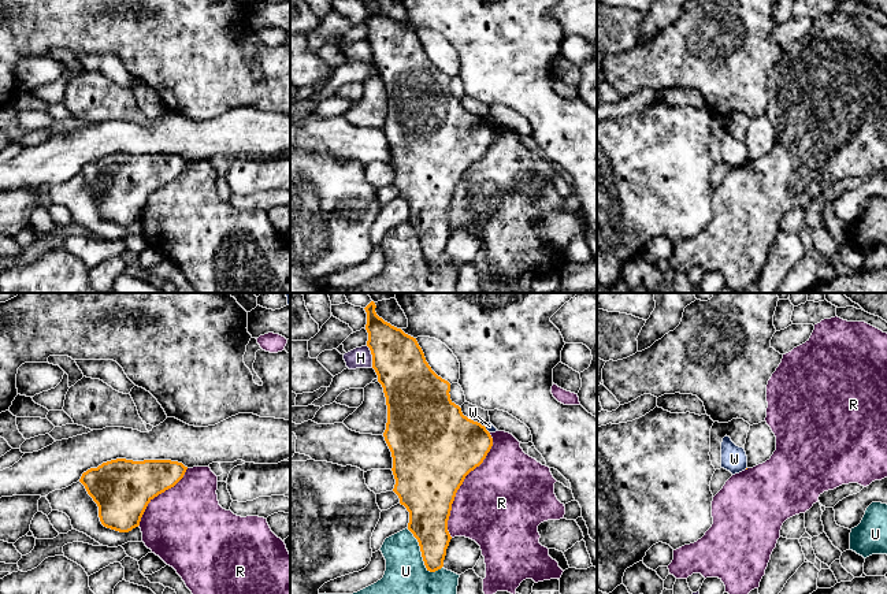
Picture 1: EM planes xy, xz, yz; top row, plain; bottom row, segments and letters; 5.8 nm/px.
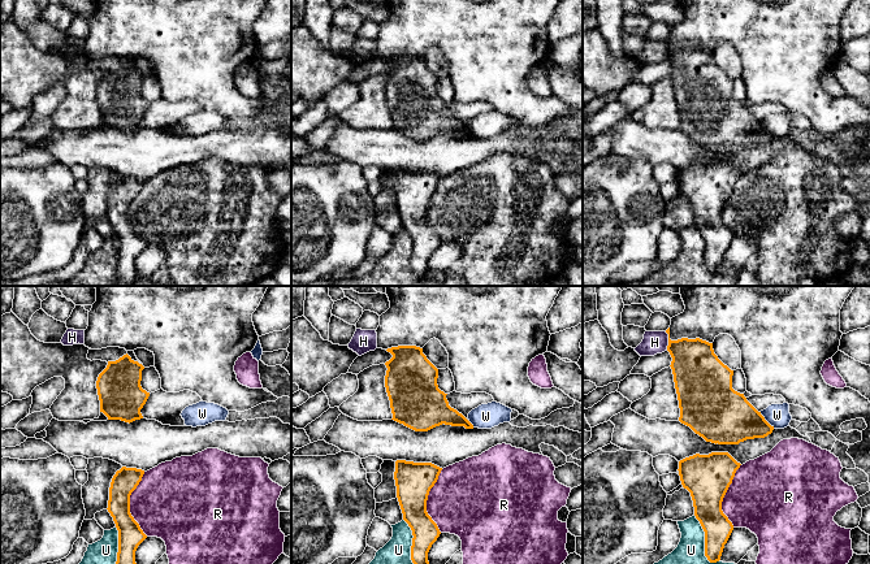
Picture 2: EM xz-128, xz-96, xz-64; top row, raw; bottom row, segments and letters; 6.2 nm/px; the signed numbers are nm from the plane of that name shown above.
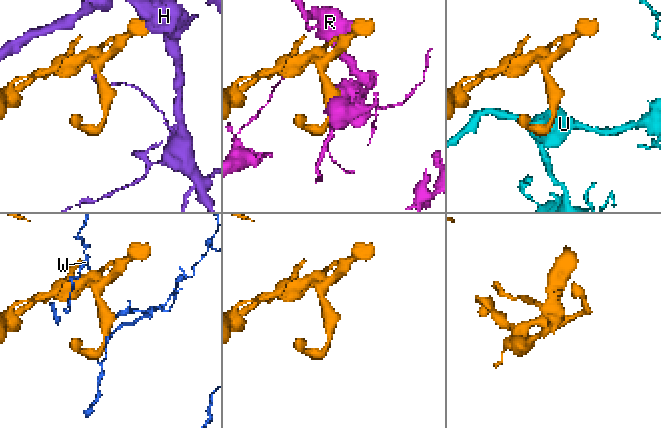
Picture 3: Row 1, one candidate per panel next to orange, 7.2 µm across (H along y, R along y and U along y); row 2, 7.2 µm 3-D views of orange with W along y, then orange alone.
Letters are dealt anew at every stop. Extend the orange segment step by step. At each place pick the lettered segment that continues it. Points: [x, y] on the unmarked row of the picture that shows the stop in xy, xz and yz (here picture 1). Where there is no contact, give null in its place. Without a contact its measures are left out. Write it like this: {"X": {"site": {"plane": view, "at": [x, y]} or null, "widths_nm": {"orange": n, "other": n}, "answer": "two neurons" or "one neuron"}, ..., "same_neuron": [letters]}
{"H": {"site": {"plane": "xz", "at": [373, 49]}, "widths_nm": {"orange": 300, "other": 130}, "answer": "two neurons"}, "R": {"site": {"plane": "xz", "at": [461, 177]}, "widths_nm": {"orange": 480, "other": 500}, "answer": "two neurons"}, "U": {"site": {"plane": "xz", "at": [422, 248]}, "widths_nm": {"orange": 240, "other": 360}, "answer": "two neurons"}, "W": {"site": {"plane": "xz", "at": [486, 123]}, "widths_nm": {"orange": 400, "other": 50}, "answer": "two neurons"}, "same_neuron": []}

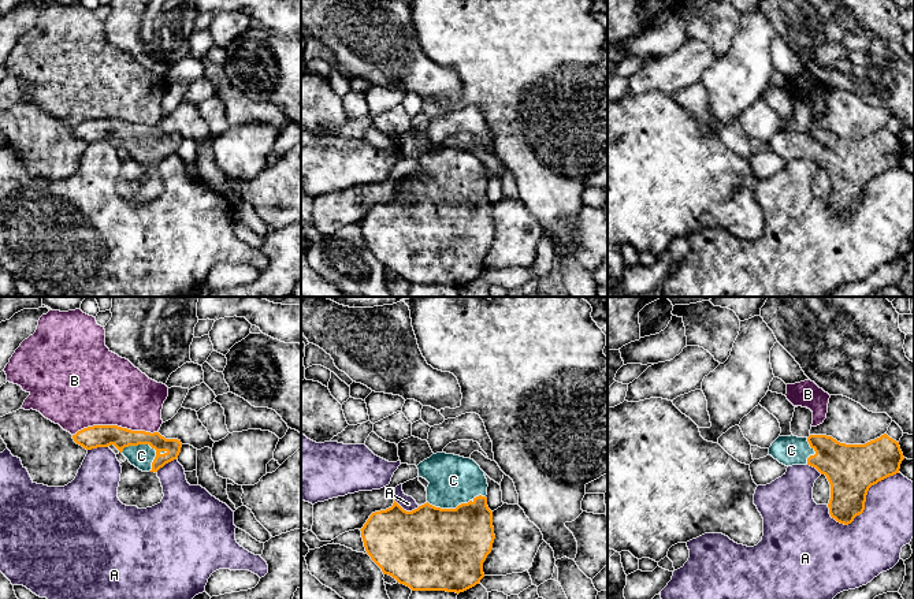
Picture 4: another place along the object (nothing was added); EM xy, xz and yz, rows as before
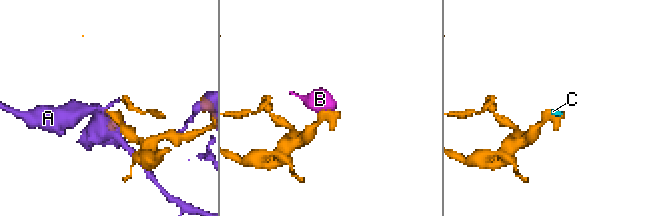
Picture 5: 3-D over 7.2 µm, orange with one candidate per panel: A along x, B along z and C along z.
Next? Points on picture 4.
{"A": {"site": {"plane": "yz", "at": [865, 194]}, "widths_nm": {"orange": 300, "other": 380}, "answer": "two neurons"}, "B": {"site": {"plane": "xy", "at": [114, 119]}, "widths_nm": {"orange": 130, "other": 440}, "answer": "two neurons"}, "C": {"site": {"plane": "xz", "at": [457, 200]}, "widths_nm": {"orange": 460, "other": 280}, "answer": "one neuron"}, "same_neuron": ["C"]}

